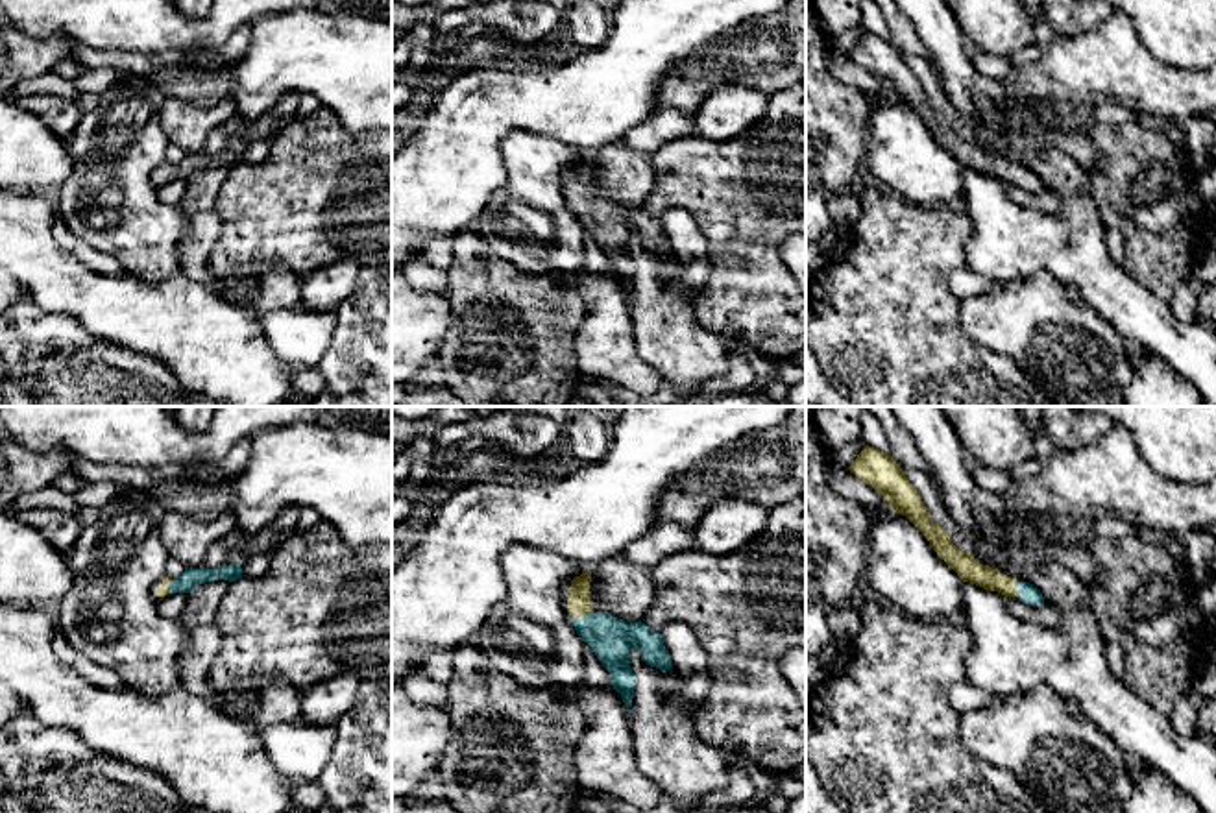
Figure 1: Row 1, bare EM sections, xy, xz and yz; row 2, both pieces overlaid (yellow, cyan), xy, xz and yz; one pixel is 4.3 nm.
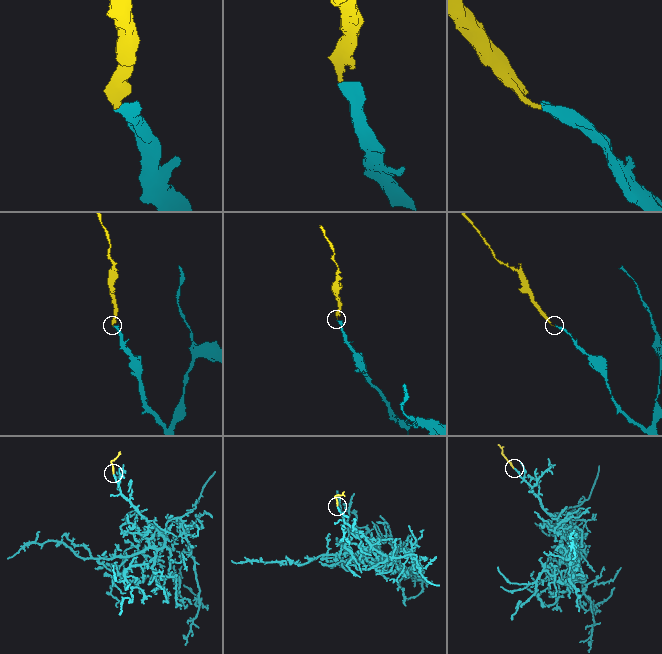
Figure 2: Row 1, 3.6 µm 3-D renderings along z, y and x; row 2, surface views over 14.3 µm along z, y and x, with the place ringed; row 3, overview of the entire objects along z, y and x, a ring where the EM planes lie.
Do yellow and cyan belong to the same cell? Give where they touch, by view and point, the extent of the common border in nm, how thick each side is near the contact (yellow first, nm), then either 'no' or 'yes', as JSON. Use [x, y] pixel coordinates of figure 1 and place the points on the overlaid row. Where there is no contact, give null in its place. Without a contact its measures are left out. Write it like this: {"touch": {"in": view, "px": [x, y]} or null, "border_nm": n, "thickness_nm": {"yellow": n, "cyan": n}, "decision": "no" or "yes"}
{"touch": {"in": "xz", "px": [584, 614]}, "border_nm": 90, "thickness_nm": {"yellow": 100, "cyan": 190}, "decision": "yes"}

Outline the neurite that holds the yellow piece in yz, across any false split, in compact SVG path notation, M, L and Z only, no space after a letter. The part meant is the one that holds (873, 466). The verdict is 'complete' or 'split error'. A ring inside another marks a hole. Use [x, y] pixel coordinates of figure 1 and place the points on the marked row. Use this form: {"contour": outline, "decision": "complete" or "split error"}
{"contour": "M865 445L848 469L880 491L896 514L906 516L926 536L939 558L944 560L963 582L998 591L1005 597L1018 597L1029 606L1044 606L1044 597L1033 584L1016 582L959 551L952 543L948 532L931 519L922 497L893 456Z", "decision": "split error"}

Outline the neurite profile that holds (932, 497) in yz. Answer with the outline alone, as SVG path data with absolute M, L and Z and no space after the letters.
M902 469L902 471L922 497L931 519L948 532L952 543L959 551L981 560L985 565L994 569L991 556L976 541L965 538L959 532L959 528L952 523L946 506L942 503L942 495L935 488L933 480L920 469Z

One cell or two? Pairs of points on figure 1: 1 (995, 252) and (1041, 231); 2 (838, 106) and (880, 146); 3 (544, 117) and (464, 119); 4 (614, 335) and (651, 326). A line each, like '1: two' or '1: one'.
1: one
2: two
3: one
4: two

